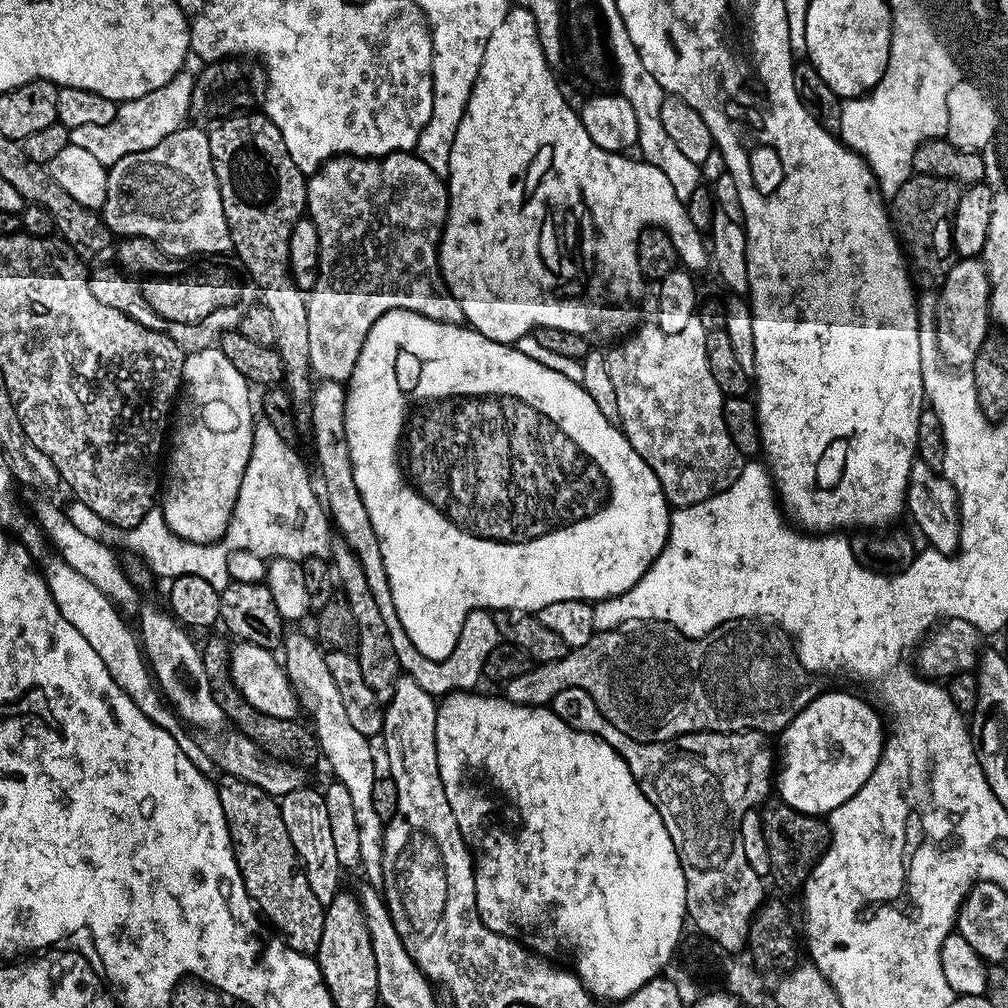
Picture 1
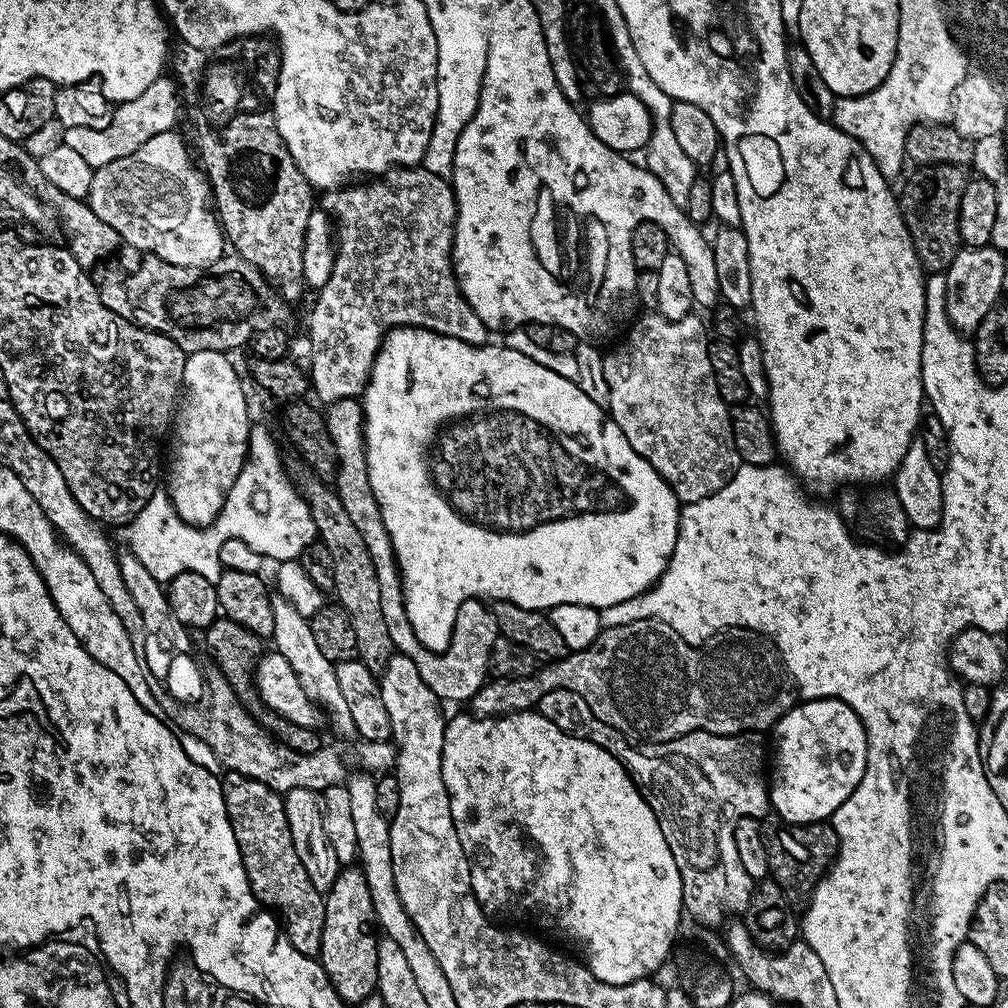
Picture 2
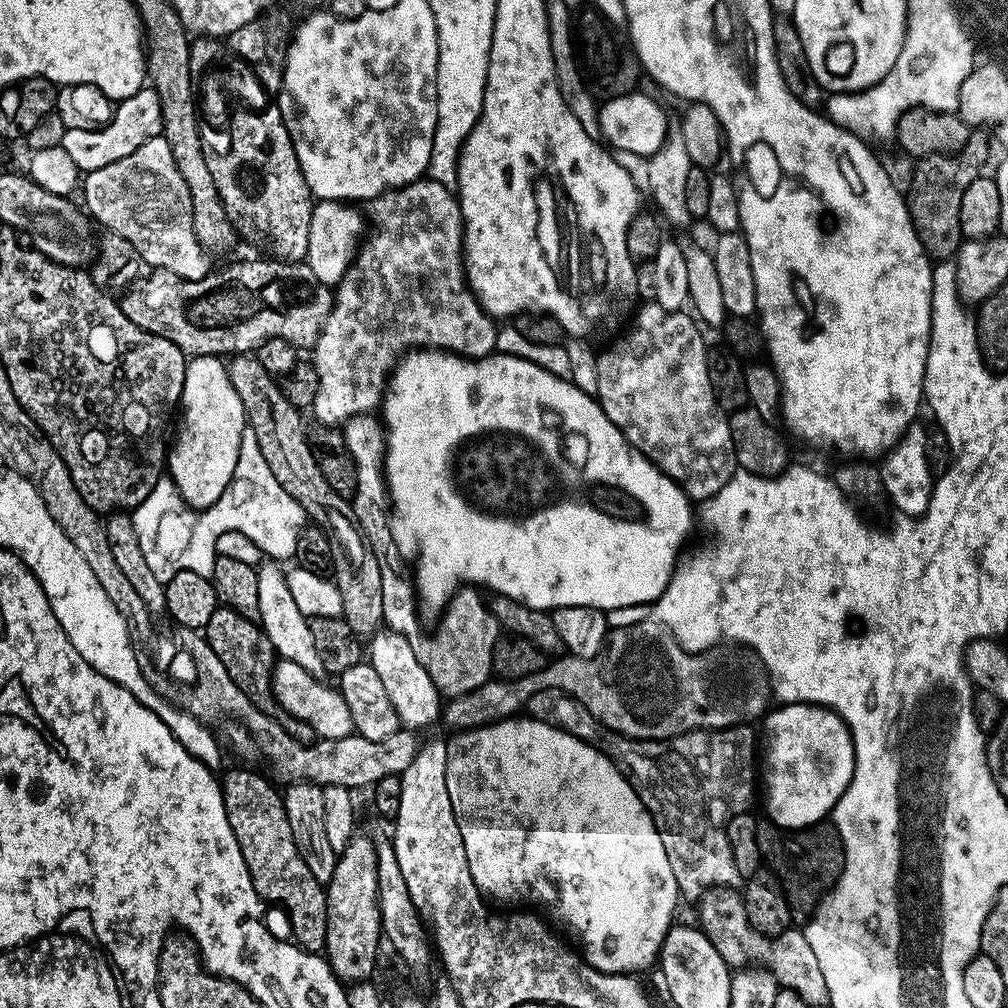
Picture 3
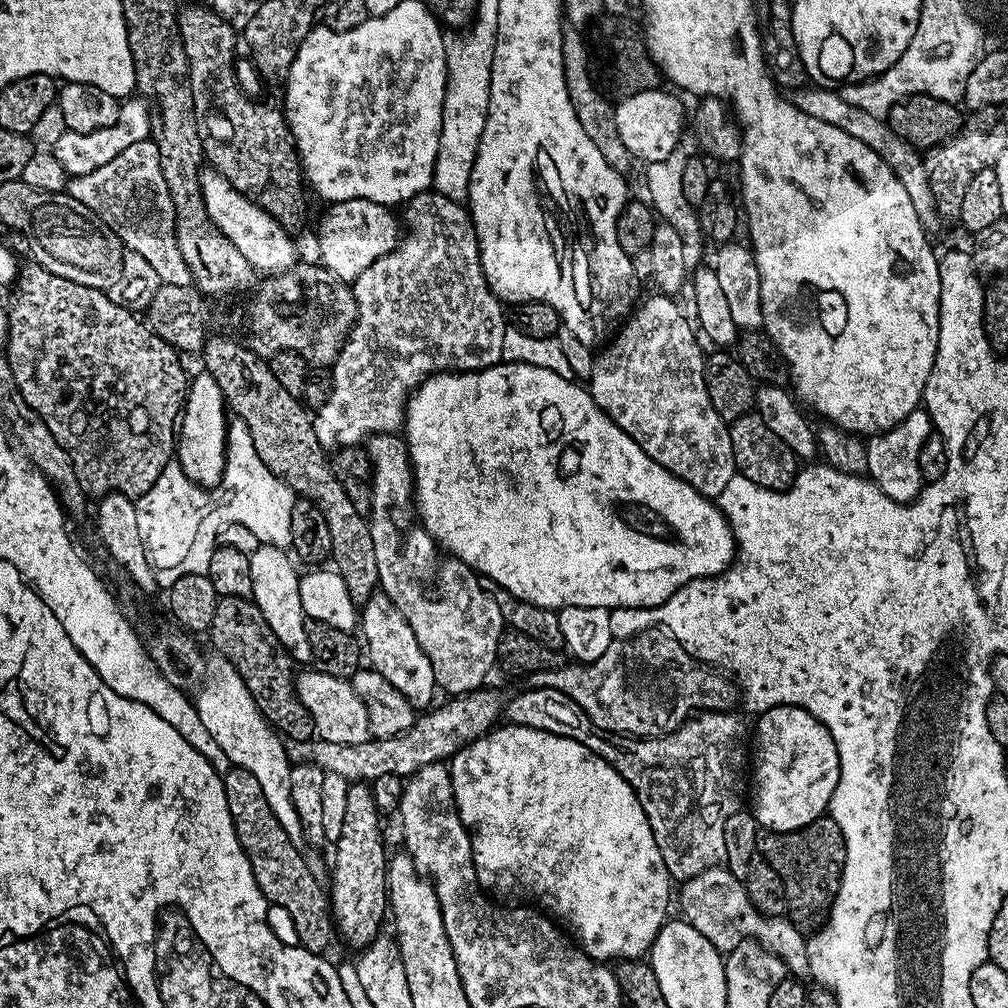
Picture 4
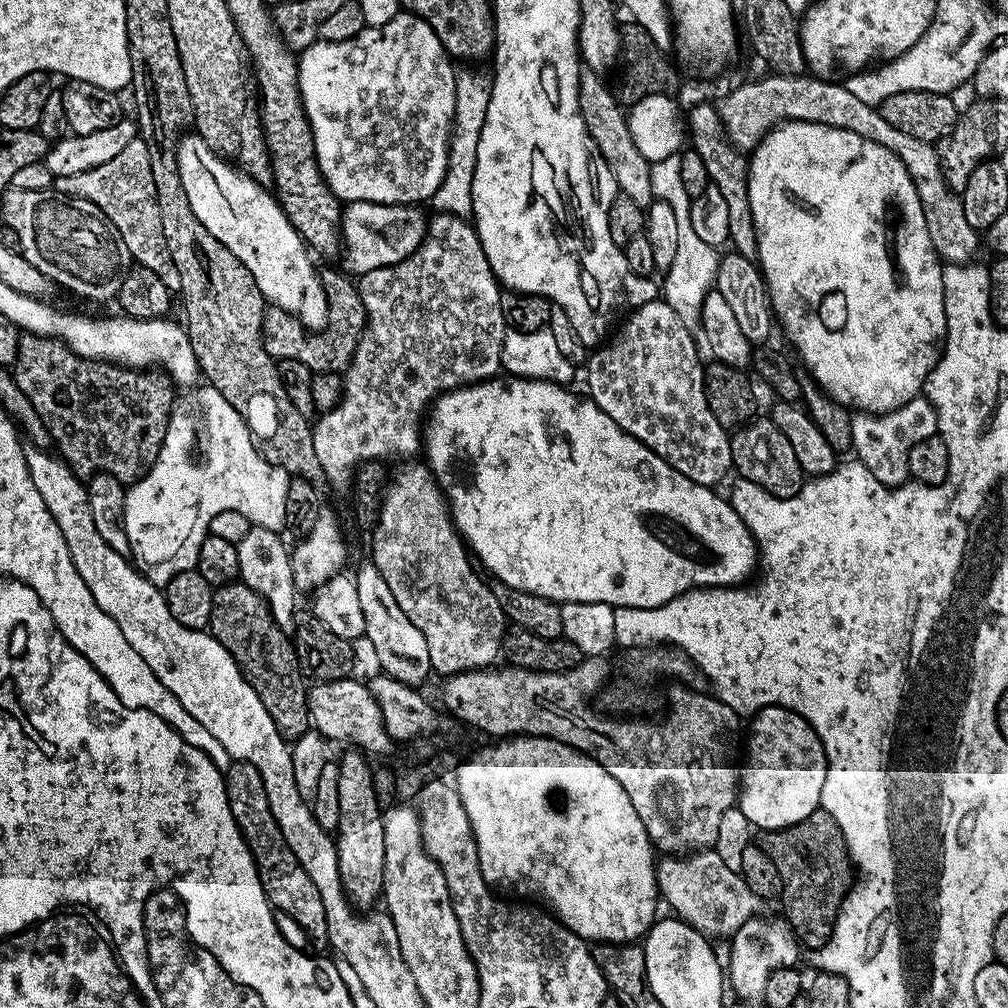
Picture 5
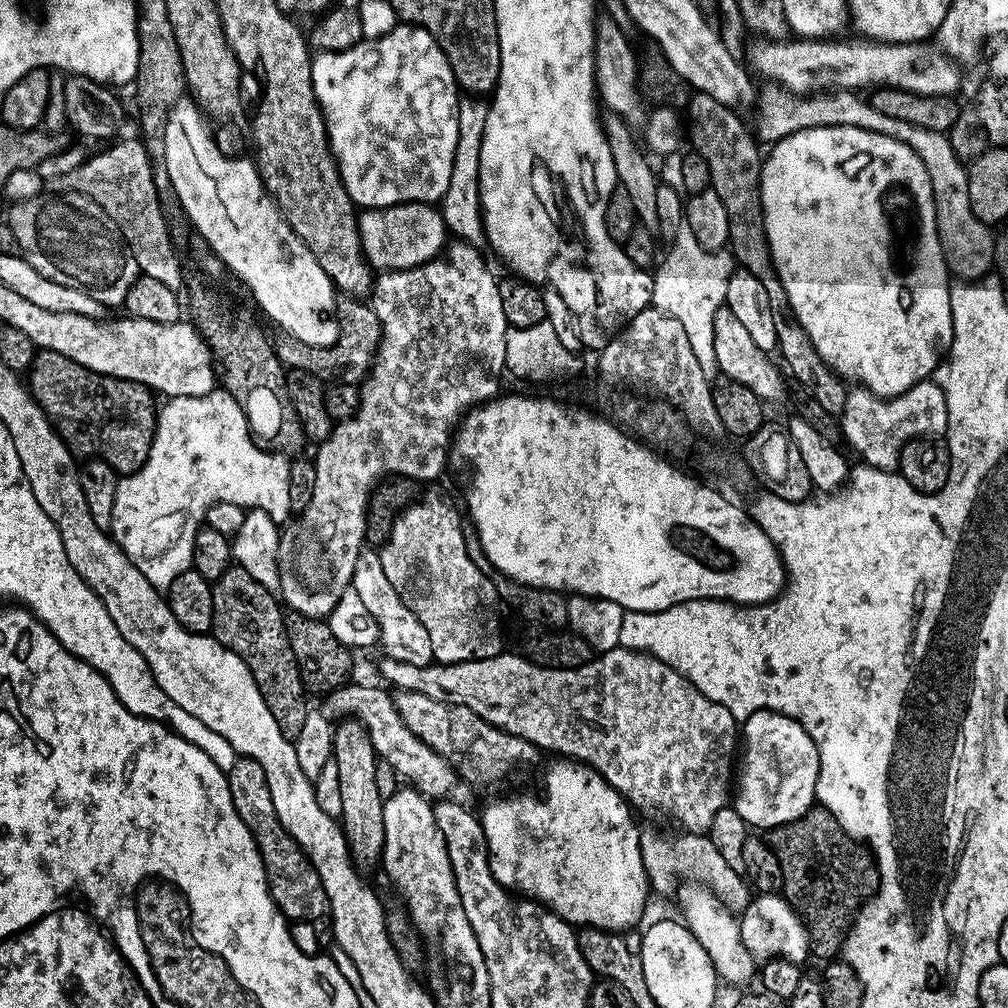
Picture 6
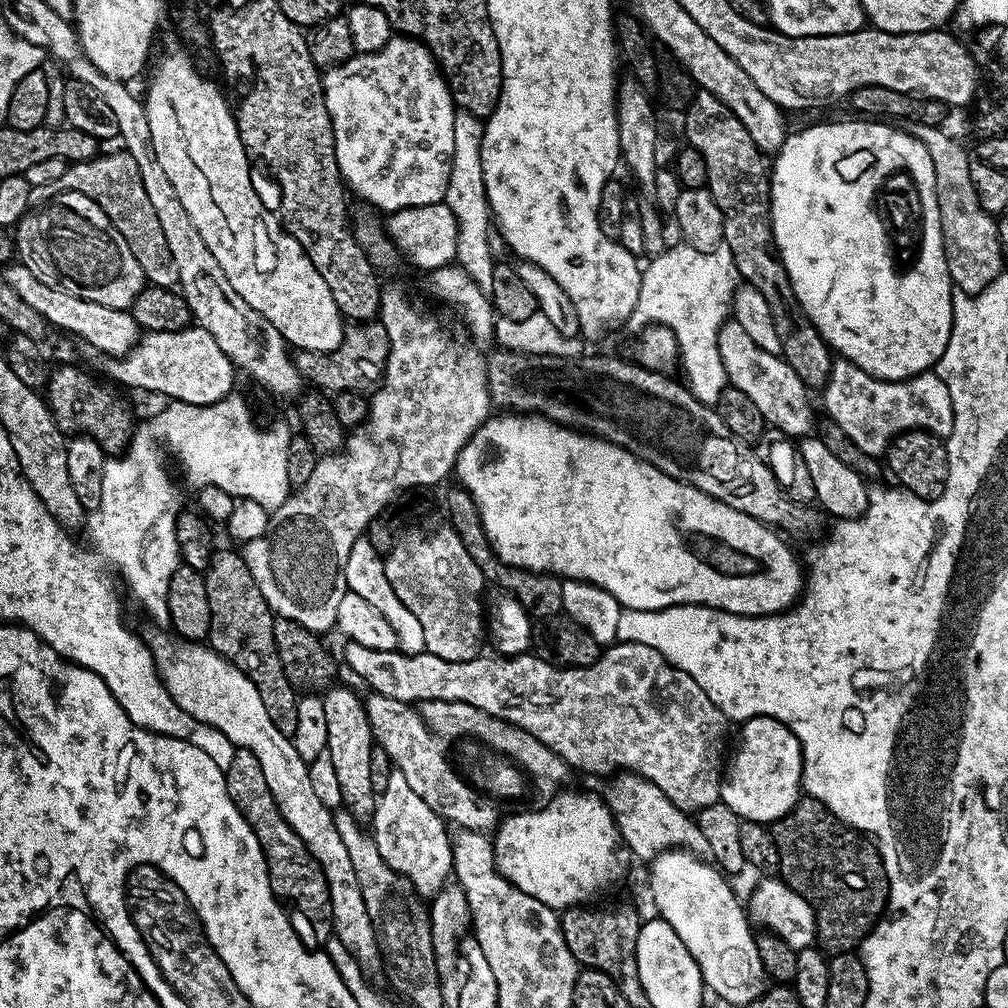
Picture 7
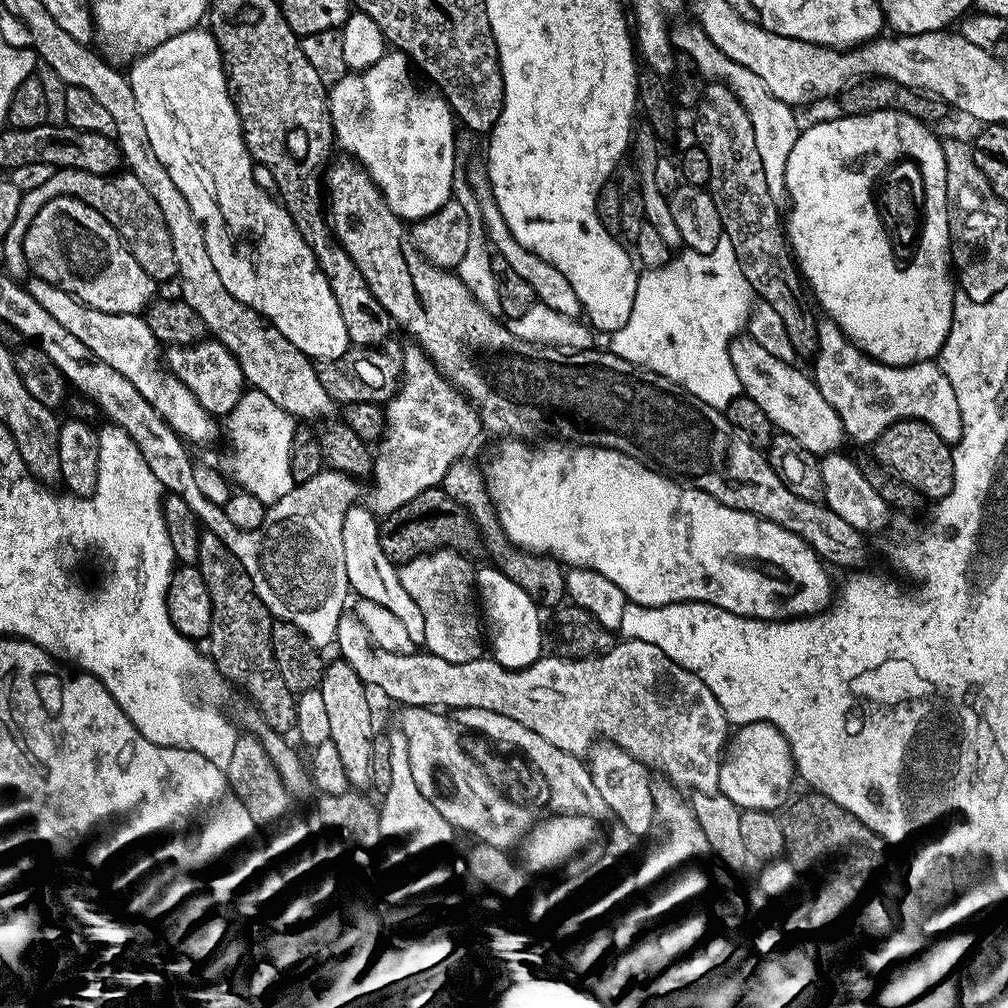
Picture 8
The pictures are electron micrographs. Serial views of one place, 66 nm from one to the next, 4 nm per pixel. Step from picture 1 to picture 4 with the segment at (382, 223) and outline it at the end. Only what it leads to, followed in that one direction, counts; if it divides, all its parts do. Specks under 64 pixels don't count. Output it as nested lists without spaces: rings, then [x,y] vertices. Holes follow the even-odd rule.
[[[435,190],[420,192],[417,196],[410,198],[403,205],[402,211],[402,232],[400,243],[390,254],[378,258],[358,278],[353,280],[352,302],[356,305],[356,322],[348,334],[347,340],[340,348],[340,353],[330,367],[332,378],[332,389],[330,398],[326,398],[326,406],[315,409],[312,416],[314,434],[318,438],[321,448],[325,450],[339,450],[341,448],[355,449],[356,444],[363,445],[370,436],[377,436],[380,432],[396,434],[404,427],[404,409],[408,403],[409,396],[419,388],[423,380],[435,376],[438,372],[482,372],[484,369],[501,363],[504,360],[502,354],[502,334],[506,327],[505,305],[490,290],[480,262],[480,247],[476,237],[476,227],[472,224],[472,217],[465,205],[459,199],[450,200],[438,194]]]

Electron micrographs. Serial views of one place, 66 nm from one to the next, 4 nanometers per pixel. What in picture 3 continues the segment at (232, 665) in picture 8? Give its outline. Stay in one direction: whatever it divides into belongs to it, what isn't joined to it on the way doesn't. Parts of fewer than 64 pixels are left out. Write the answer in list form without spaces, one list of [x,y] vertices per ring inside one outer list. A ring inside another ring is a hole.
[[[218,606],[214,610],[214,614],[210,614],[210,622],[202,629],[202,635],[208,640],[208,644],[214,653],[218,654],[218,658],[222,660],[222,665],[226,666],[226,671],[234,680],[234,685],[249,696],[254,707],[260,710],[262,714],[269,715],[274,722],[278,722],[282,730],[286,734],[290,734],[290,738],[294,738],[303,744],[312,744],[318,739],[312,726],[292,717],[276,701],[276,696],[272,692],[272,678],[278,657],[270,638],[266,638],[264,629],[260,627],[257,621],[238,614],[233,608]]]

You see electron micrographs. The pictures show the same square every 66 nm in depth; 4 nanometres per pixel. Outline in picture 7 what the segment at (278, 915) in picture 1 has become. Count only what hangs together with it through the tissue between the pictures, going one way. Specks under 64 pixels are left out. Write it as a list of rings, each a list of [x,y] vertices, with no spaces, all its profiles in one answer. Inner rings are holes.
[[[236,748],[224,777],[226,790],[234,806],[238,806],[242,818],[246,818],[250,830],[254,830],[262,846],[272,893],[289,905],[292,903],[306,919],[313,920],[318,927],[327,929],[332,923],[332,903],[326,874],[322,874],[322,866],[318,866],[310,850],[306,850],[302,838],[294,832],[286,822],[286,818],[282,818],[274,794],[270,794],[270,786],[266,786],[266,774],[262,774],[258,758],[254,758],[250,750]]]

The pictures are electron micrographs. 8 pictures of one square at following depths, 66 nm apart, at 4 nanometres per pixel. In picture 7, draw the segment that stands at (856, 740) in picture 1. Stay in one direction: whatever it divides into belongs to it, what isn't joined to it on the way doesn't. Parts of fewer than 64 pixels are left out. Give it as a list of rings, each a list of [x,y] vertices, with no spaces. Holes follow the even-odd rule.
[[[755,716],[743,721],[740,732],[741,752],[732,760],[732,769],[727,769],[726,779],[720,785],[722,803],[730,806],[741,821],[753,820],[759,824],[771,825],[773,820],[780,820],[802,798],[804,783],[804,752],[798,738],[782,722],[769,716]]]

